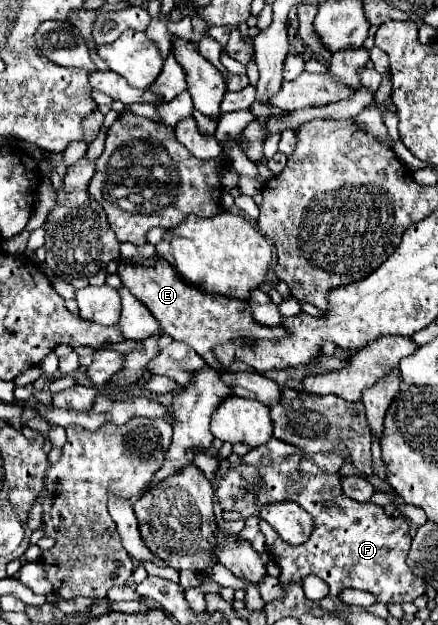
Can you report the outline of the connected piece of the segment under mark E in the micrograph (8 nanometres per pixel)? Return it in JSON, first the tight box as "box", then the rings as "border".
{"box":[118,258,286,366],"border":[[[156,258],[152,266],[120,262],[118,276],[122,280],[122,286],[128,288],[158,320],[162,332],[176,342],[184,342],[192,346],[206,360],[208,366],[216,366],[216,356],[212,354],[212,348],[236,336],[242,336],[246,340],[256,340],[256,338],[276,340],[286,334],[286,330],[282,330],[280,326],[272,328],[252,322],[252,314],[248,314],[246,302],[236,298],[224,298],[220,294],[206,294],[198,286],[192,286],[172,266],[168,266],[164,258]]]}

